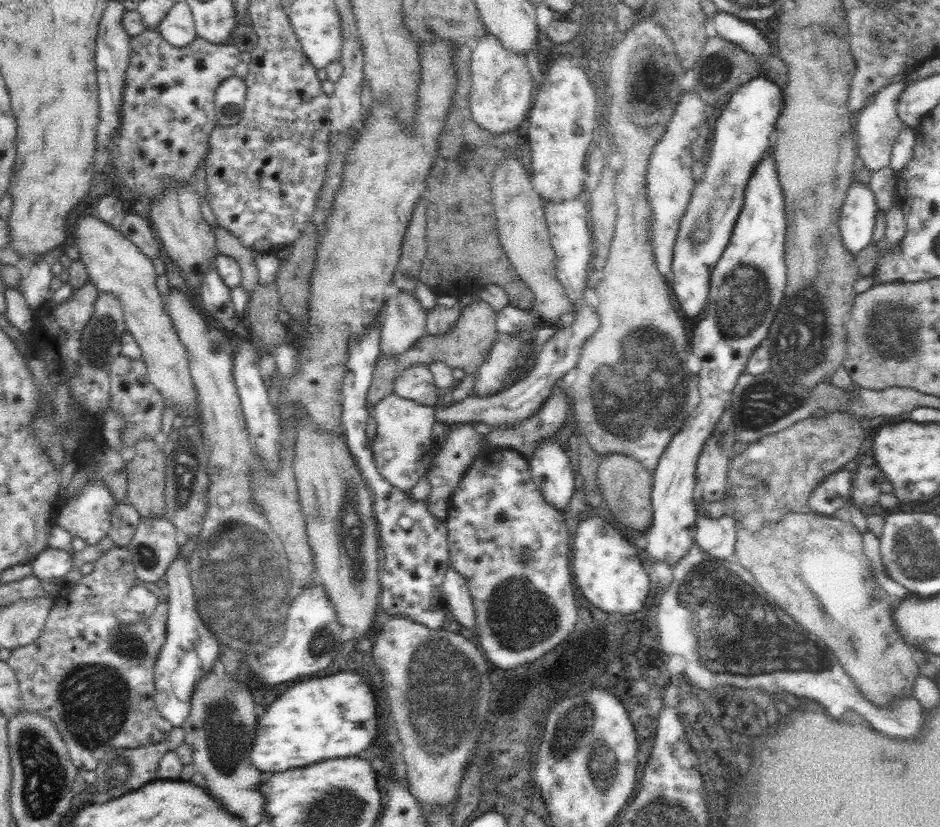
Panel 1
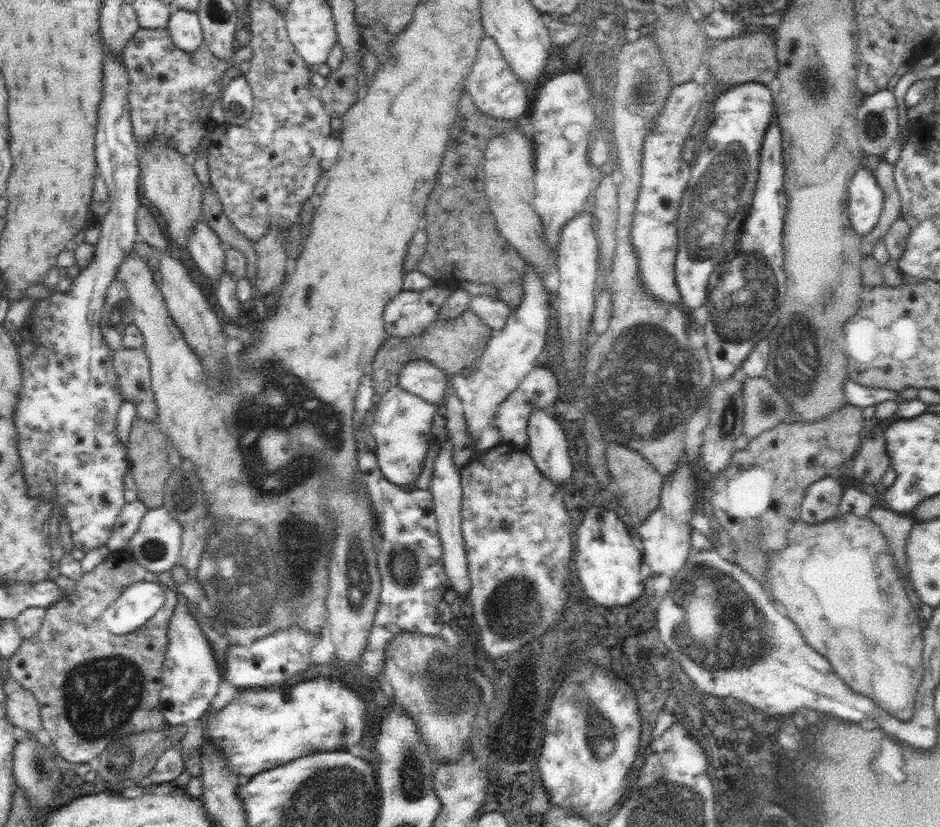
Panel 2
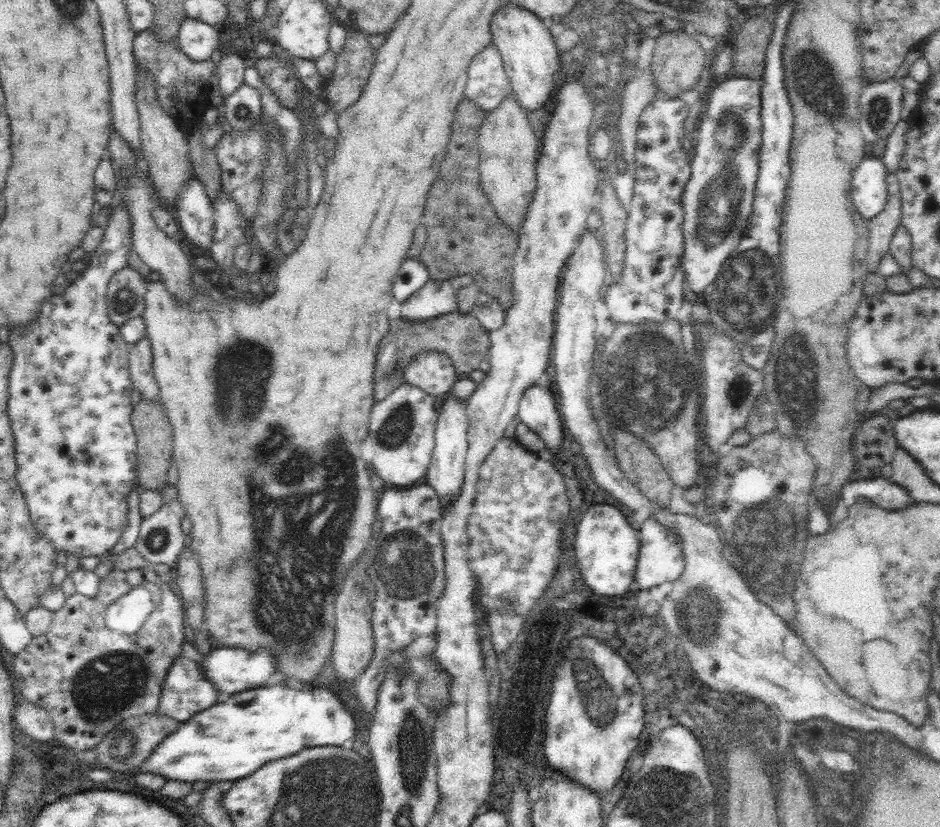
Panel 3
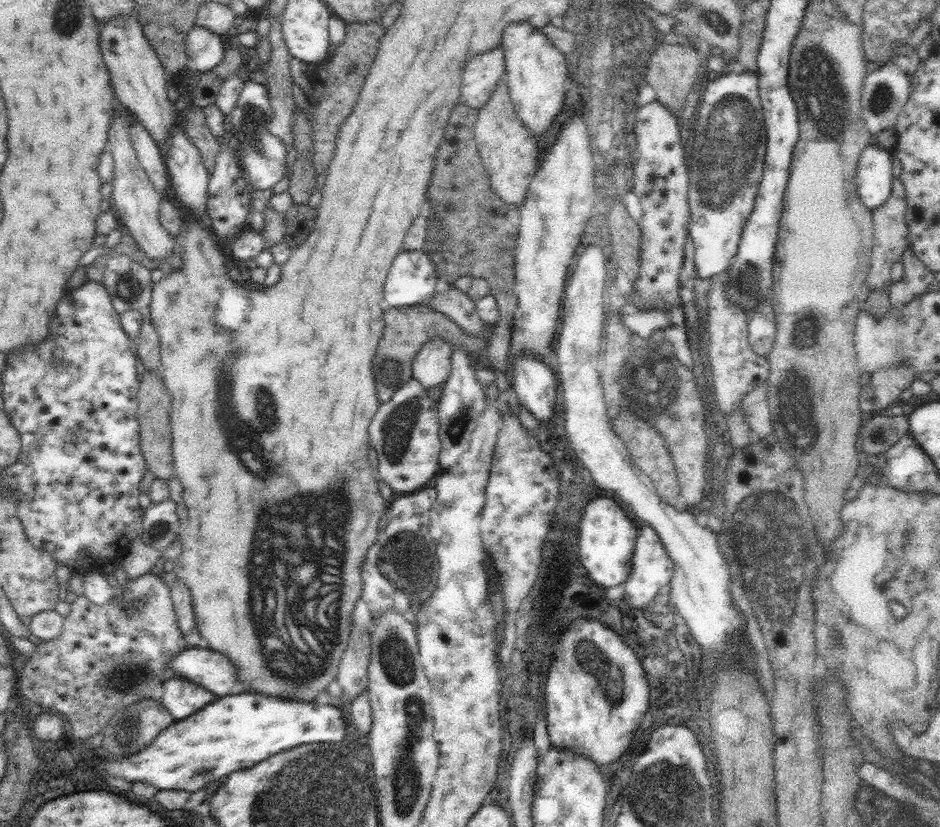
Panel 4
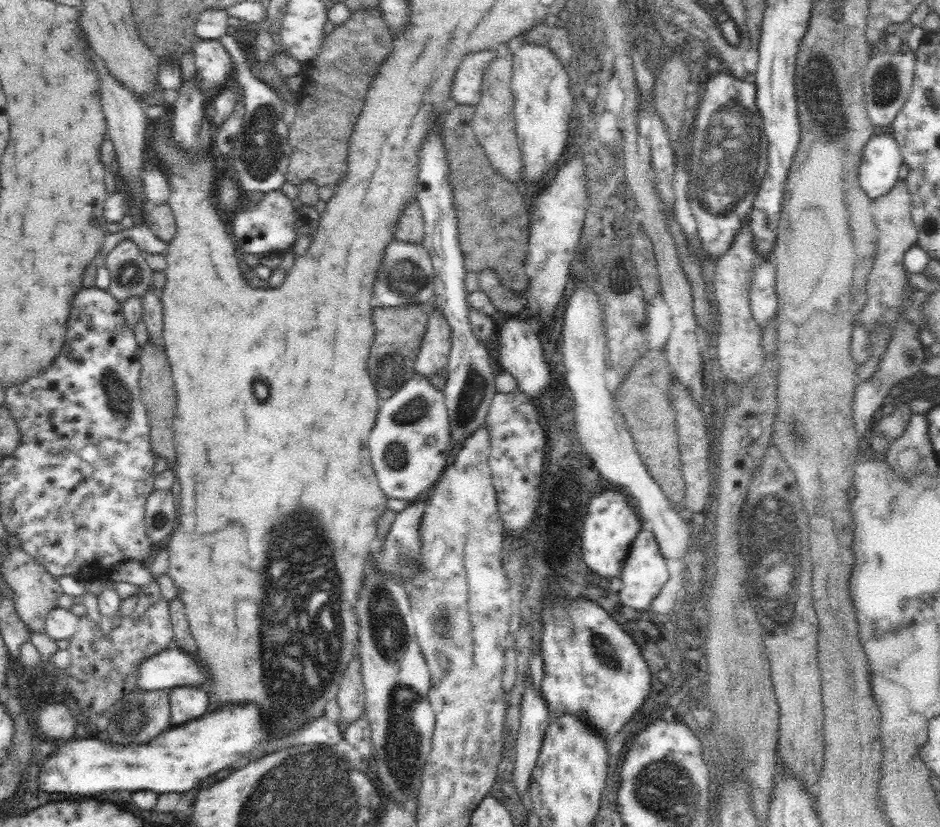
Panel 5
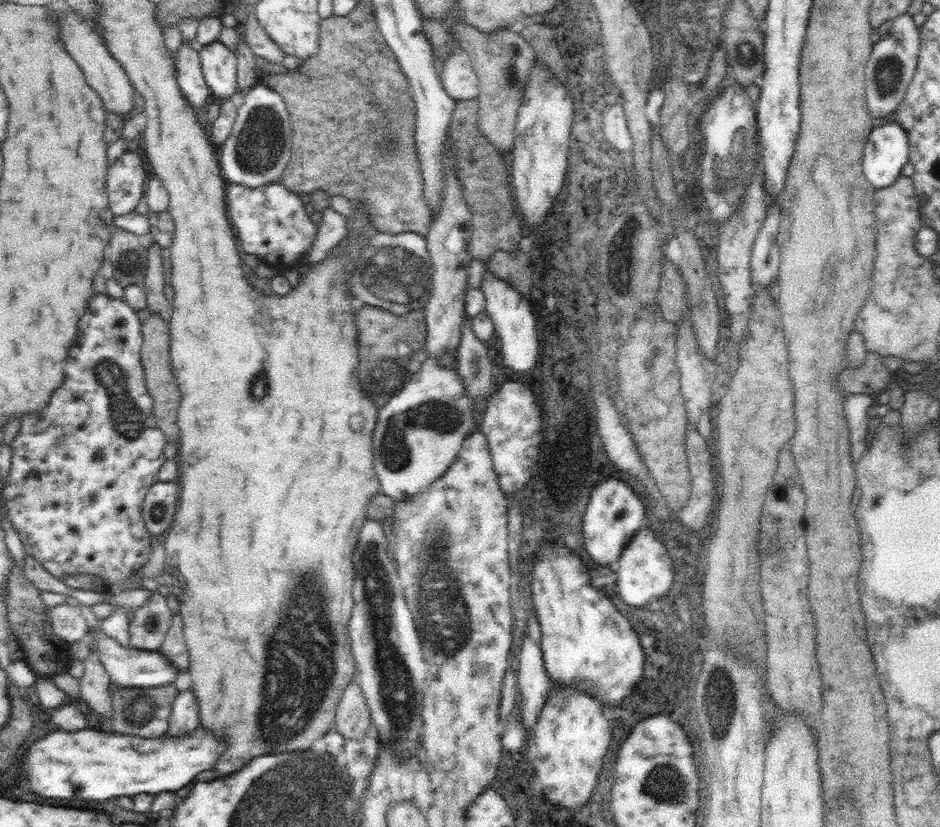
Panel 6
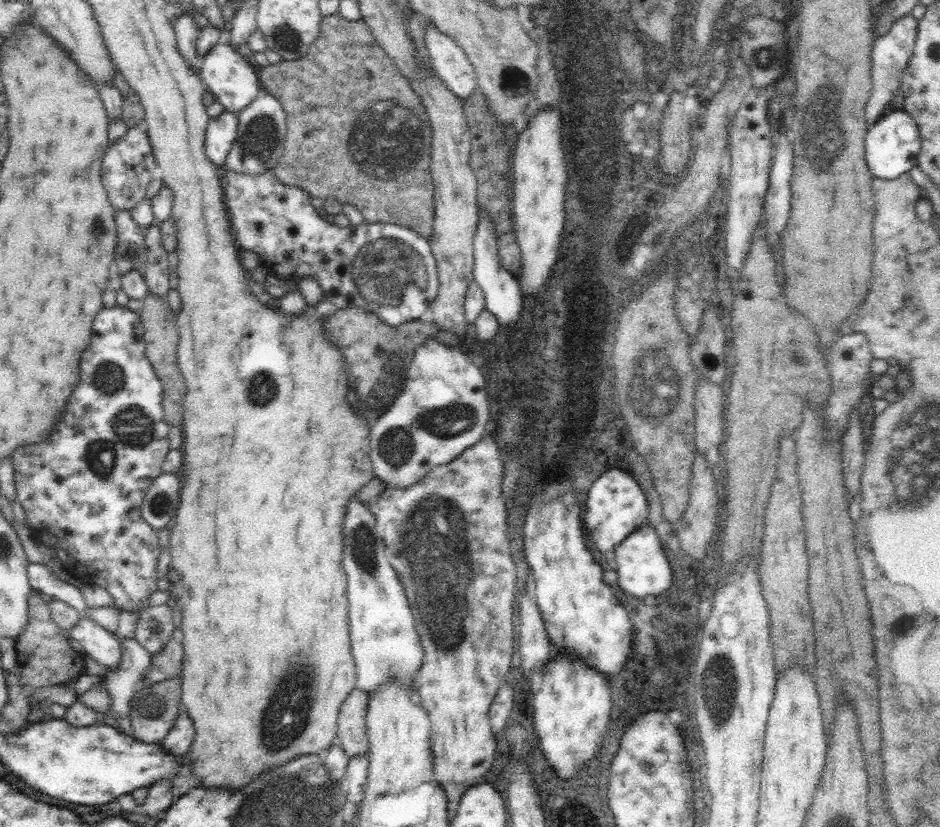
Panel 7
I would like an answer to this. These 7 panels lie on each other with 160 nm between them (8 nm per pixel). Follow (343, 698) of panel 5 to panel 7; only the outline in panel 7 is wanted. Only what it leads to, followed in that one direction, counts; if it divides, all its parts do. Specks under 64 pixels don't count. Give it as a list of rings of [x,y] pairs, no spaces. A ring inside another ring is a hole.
[[[355,688],[340,707],[336,738],[350,757],[368,753],[366,713],[370,694]]]

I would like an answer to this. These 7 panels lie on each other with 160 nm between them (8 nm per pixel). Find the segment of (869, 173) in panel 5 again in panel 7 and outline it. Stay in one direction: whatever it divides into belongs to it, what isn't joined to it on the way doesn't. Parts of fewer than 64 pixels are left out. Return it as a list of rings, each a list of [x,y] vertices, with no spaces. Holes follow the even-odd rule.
[[[890,108],[876,123],[869,127],[865,136],[865,159],[874,177],[895,180],[917,164],[918,154],[922,150],[922,136],[914,118],[904,109]]]

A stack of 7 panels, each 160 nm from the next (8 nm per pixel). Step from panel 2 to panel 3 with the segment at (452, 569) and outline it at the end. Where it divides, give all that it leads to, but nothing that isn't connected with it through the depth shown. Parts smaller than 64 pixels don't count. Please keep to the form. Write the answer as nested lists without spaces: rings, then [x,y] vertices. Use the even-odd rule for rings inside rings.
[[[451,392],[449,395],[443,404],[442,411],[437,413],[435,447],[424,477],[424,481],[436,491],[443,509],[444,506],[451,504],[460,496],[460,490],[462,490],[462,484],[464,484],[464,458],[468,448],[467,400],[459,400]]]

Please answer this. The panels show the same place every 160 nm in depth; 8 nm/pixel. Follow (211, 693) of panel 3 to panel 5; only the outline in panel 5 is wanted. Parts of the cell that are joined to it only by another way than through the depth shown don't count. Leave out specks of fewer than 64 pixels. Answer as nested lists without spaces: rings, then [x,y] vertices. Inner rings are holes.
[[[177,686],[168,693],[171,722],[174,726],[200,718],[208,710],[208,693],[199,686]]]

